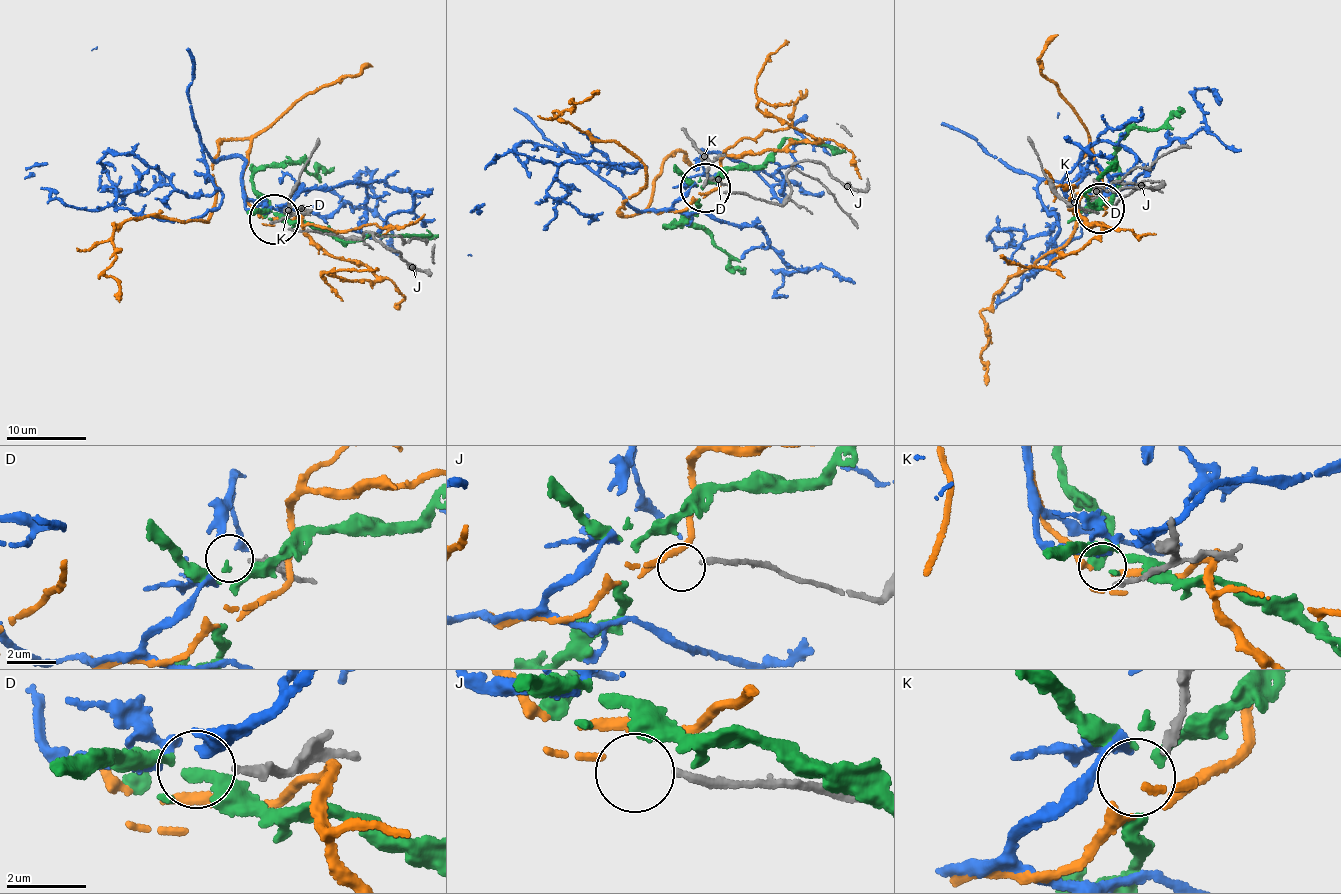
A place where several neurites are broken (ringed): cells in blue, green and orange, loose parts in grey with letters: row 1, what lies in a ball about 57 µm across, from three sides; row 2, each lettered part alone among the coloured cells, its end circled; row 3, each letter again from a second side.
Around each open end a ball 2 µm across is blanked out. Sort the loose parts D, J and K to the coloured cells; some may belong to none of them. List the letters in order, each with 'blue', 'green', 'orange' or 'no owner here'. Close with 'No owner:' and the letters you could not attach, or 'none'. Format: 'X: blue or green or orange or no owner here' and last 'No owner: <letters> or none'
D: blue
J: orange
K: no owner here
No owner: K

